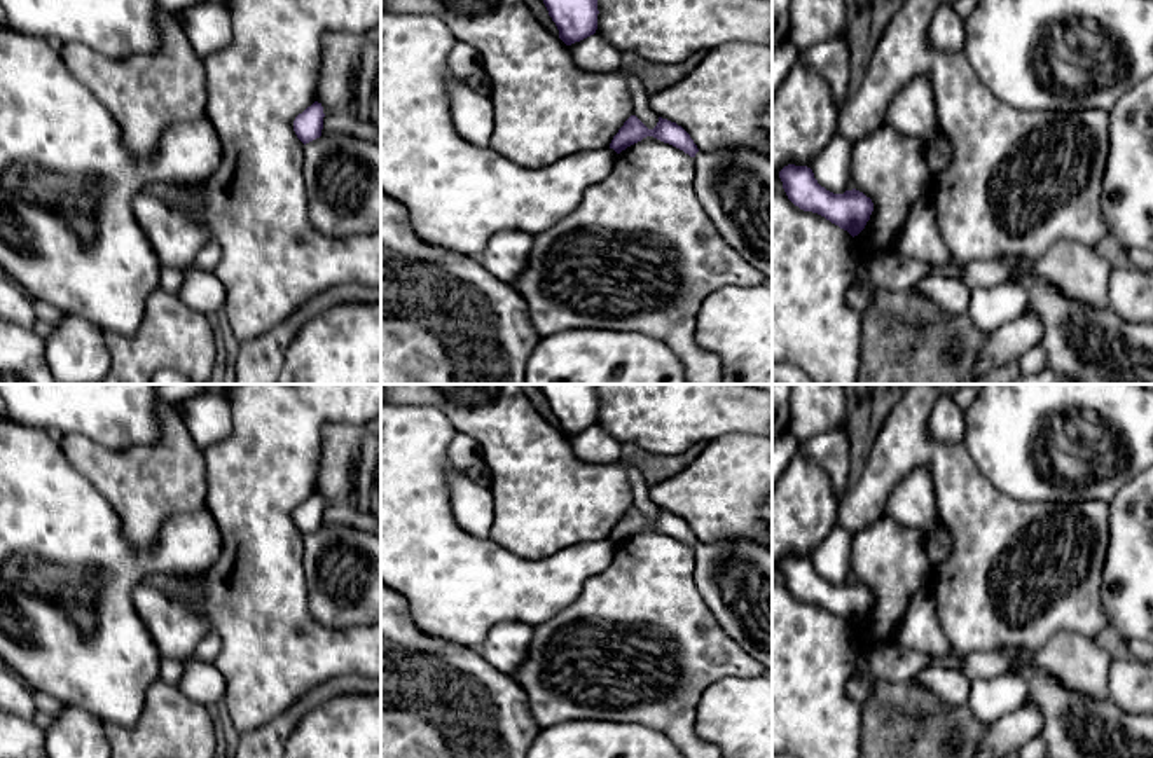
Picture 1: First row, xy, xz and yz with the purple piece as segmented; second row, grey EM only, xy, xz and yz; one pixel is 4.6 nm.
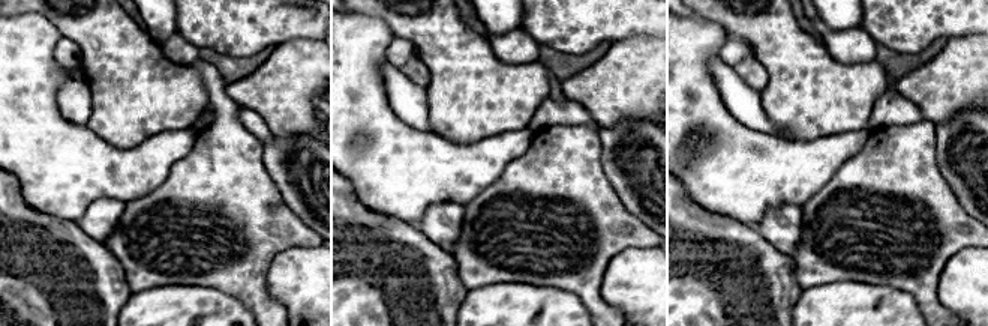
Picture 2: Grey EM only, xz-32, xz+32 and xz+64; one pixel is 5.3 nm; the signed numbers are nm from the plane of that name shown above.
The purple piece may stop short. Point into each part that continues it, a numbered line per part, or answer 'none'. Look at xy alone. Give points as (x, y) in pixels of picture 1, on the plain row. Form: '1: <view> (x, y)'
none

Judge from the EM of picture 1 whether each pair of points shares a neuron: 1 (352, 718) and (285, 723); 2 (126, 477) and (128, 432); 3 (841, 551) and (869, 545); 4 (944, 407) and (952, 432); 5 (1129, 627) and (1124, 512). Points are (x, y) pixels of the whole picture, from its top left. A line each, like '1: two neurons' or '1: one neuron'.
1: two neurons
2: two neurons
3: two neurons
4: one neuron
5: one neuron

